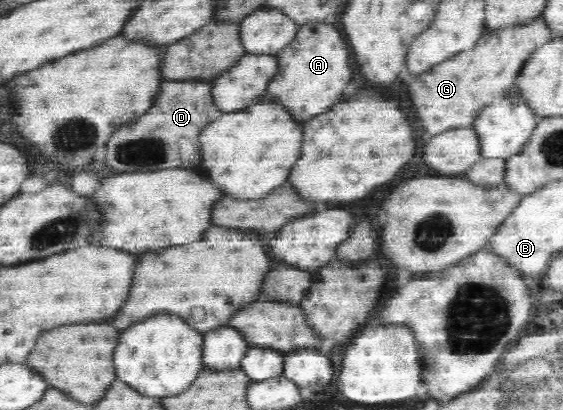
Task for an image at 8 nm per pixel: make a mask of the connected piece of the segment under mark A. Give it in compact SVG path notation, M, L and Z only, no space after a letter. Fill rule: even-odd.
M311 20L298 29L292 42L275 55L275 74L264 89L263 102L275 103L297 124L327 112L343 96L342 90L351 81L348 53L339 32L332 24Z

